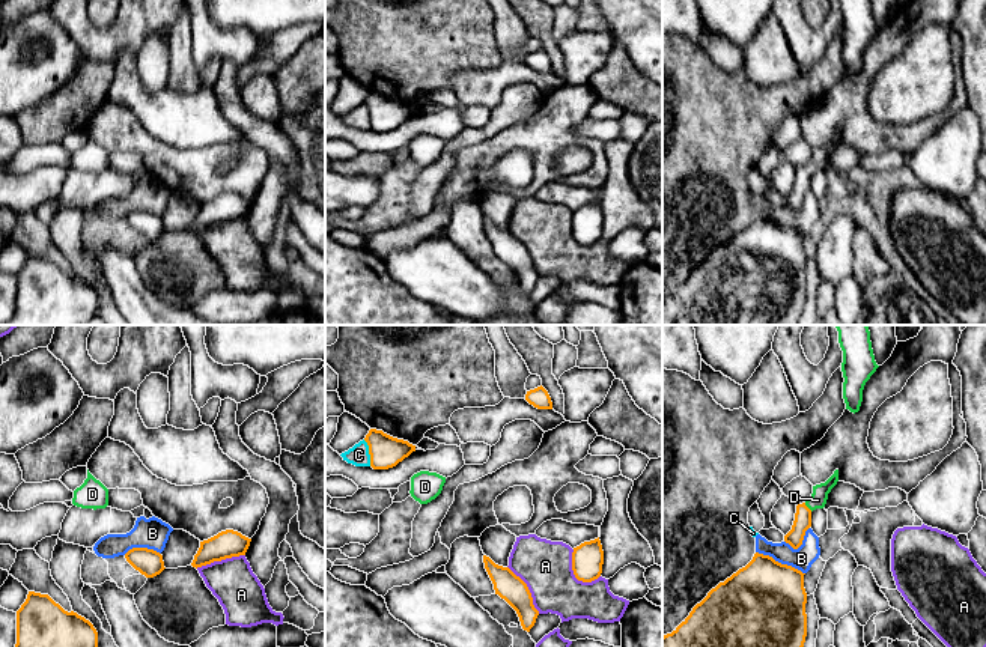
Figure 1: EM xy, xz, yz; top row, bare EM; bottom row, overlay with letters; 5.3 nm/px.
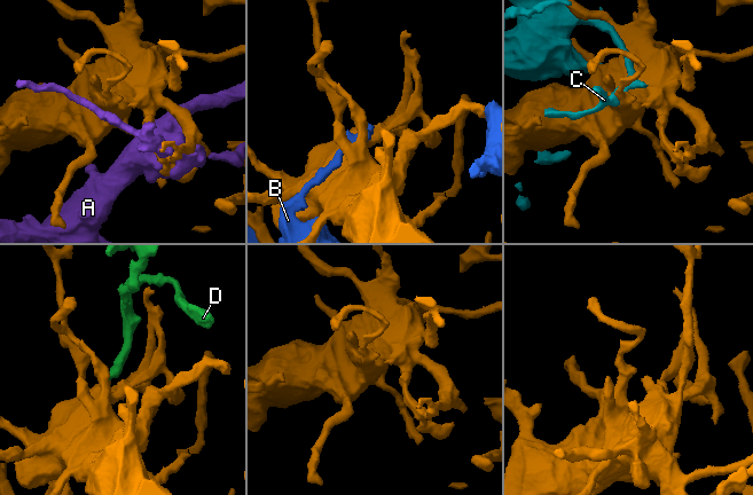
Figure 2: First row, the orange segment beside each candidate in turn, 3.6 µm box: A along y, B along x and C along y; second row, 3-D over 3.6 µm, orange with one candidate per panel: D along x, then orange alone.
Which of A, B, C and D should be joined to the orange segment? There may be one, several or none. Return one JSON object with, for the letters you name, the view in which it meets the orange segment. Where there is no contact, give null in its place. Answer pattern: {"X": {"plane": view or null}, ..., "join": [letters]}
{"D": {"plane": "yz"}, "join": ["D"]}

